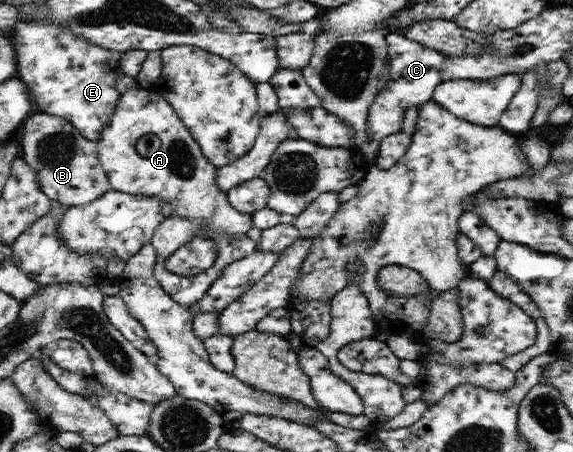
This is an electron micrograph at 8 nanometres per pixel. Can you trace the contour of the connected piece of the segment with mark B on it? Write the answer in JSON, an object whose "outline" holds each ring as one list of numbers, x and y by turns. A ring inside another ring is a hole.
{"outline":[[35,111,22,124,24,158,38,172,42,190,52,201,86,207,113,188,98,158,97,140,84,137,72,122,62,116]]}

